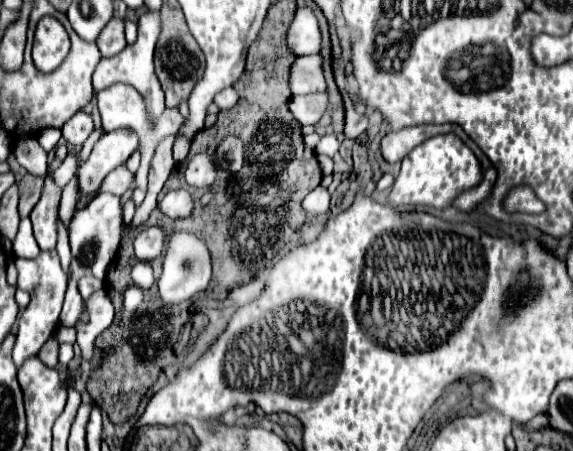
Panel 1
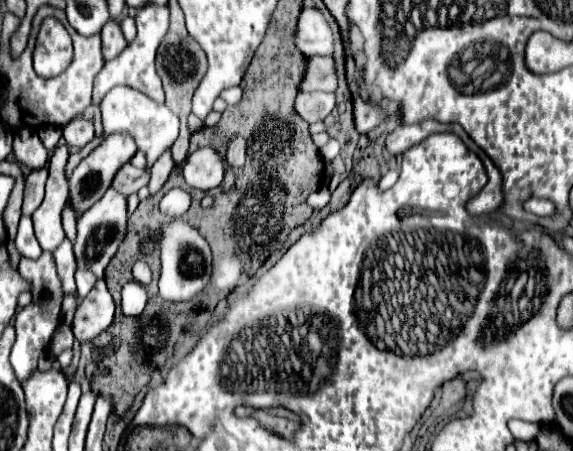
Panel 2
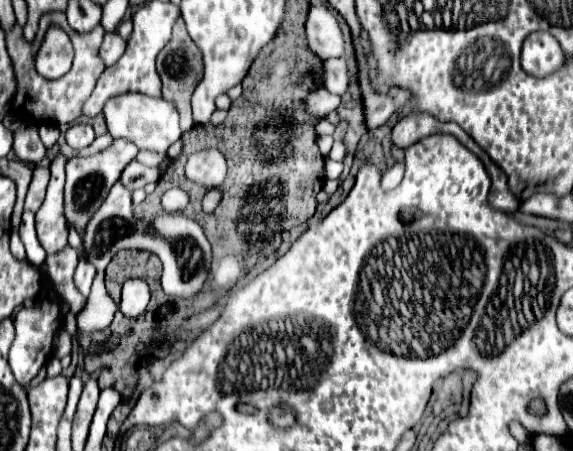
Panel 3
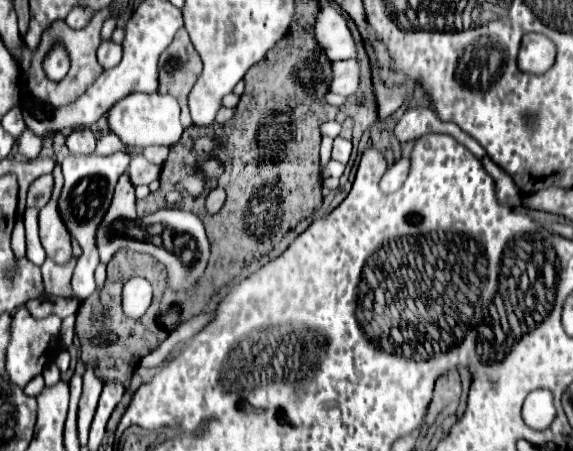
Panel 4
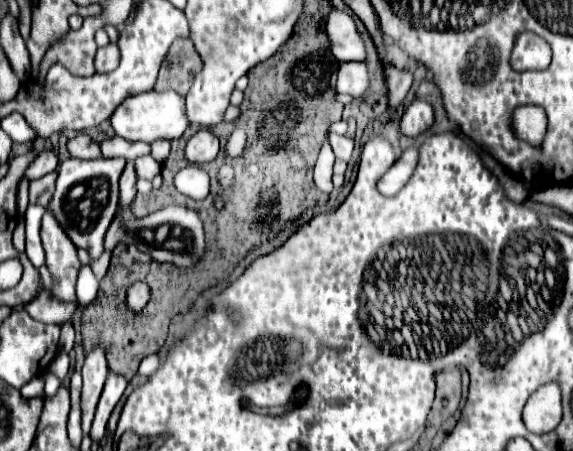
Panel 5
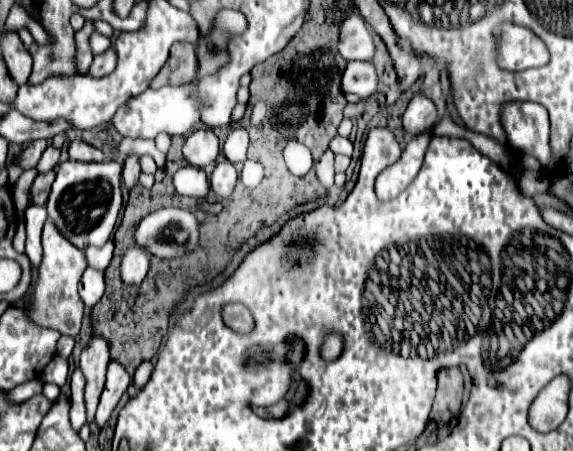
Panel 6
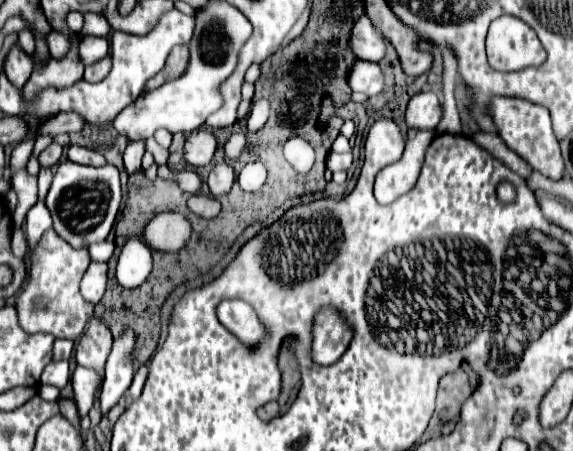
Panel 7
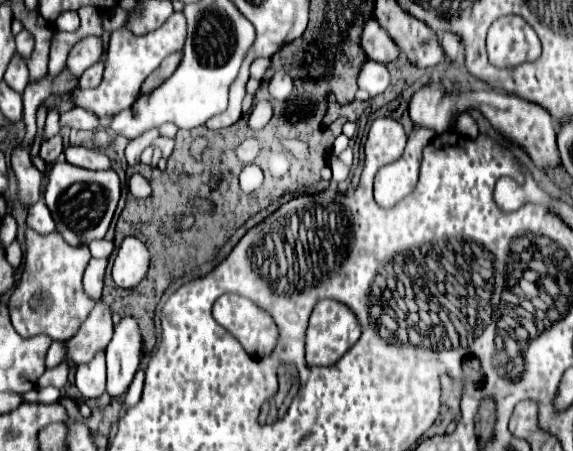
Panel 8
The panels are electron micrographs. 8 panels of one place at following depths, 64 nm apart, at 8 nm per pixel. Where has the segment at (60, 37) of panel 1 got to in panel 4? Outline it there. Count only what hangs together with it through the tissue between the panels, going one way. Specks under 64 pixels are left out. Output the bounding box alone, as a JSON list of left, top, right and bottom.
[42,42,70,80]

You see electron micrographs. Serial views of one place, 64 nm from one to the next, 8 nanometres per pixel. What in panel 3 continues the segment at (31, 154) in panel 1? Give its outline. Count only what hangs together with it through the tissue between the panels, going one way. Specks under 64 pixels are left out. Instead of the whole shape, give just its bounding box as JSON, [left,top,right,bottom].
[14,124,46,164]

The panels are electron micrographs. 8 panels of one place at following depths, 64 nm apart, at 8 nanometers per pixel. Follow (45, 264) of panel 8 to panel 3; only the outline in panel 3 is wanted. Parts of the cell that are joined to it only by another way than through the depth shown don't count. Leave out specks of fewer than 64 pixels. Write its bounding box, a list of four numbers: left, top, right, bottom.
[36,152,68,254]

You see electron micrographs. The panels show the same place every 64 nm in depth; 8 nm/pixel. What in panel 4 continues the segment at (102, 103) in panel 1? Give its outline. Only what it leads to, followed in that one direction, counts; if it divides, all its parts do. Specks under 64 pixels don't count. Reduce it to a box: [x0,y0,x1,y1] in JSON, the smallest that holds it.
[108,94,182,148]

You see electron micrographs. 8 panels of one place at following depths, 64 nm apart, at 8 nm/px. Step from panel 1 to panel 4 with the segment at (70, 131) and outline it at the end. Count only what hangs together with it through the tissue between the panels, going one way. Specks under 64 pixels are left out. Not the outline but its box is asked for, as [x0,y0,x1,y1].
[66,128,96,154]

